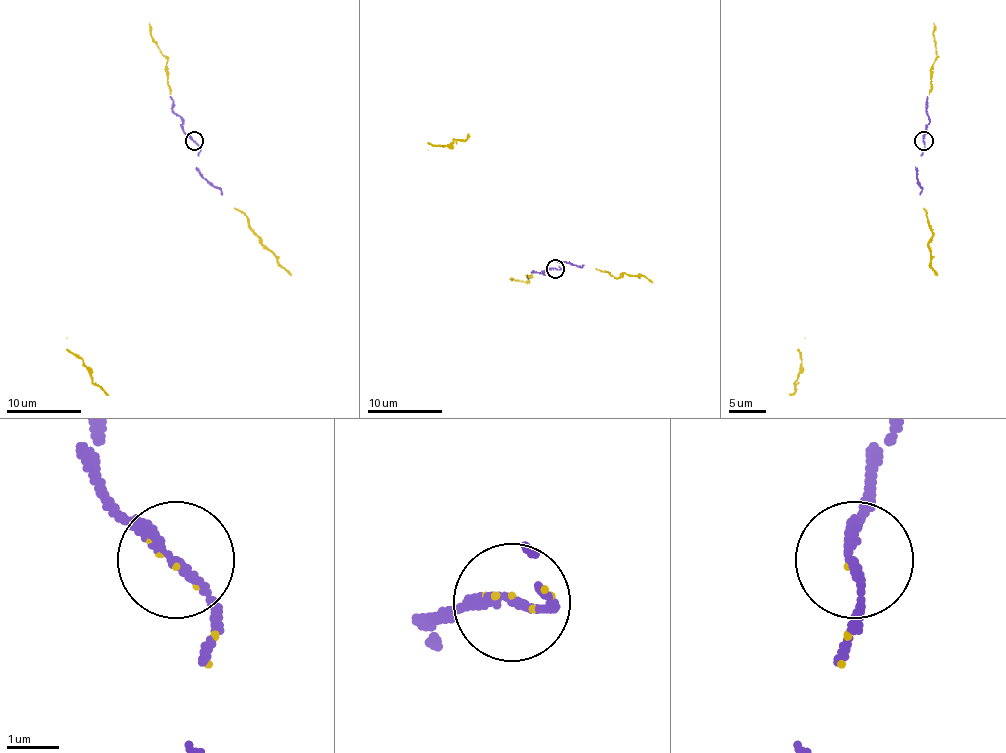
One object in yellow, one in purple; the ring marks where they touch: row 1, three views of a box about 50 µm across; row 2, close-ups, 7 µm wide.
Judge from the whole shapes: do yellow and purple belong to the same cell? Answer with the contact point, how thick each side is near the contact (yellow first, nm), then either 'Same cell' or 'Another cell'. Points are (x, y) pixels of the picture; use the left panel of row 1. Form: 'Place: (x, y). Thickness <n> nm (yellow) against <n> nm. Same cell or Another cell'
Place: (194, 141). Thickness 50 nm (yellow) against 180 nm. Same cell

